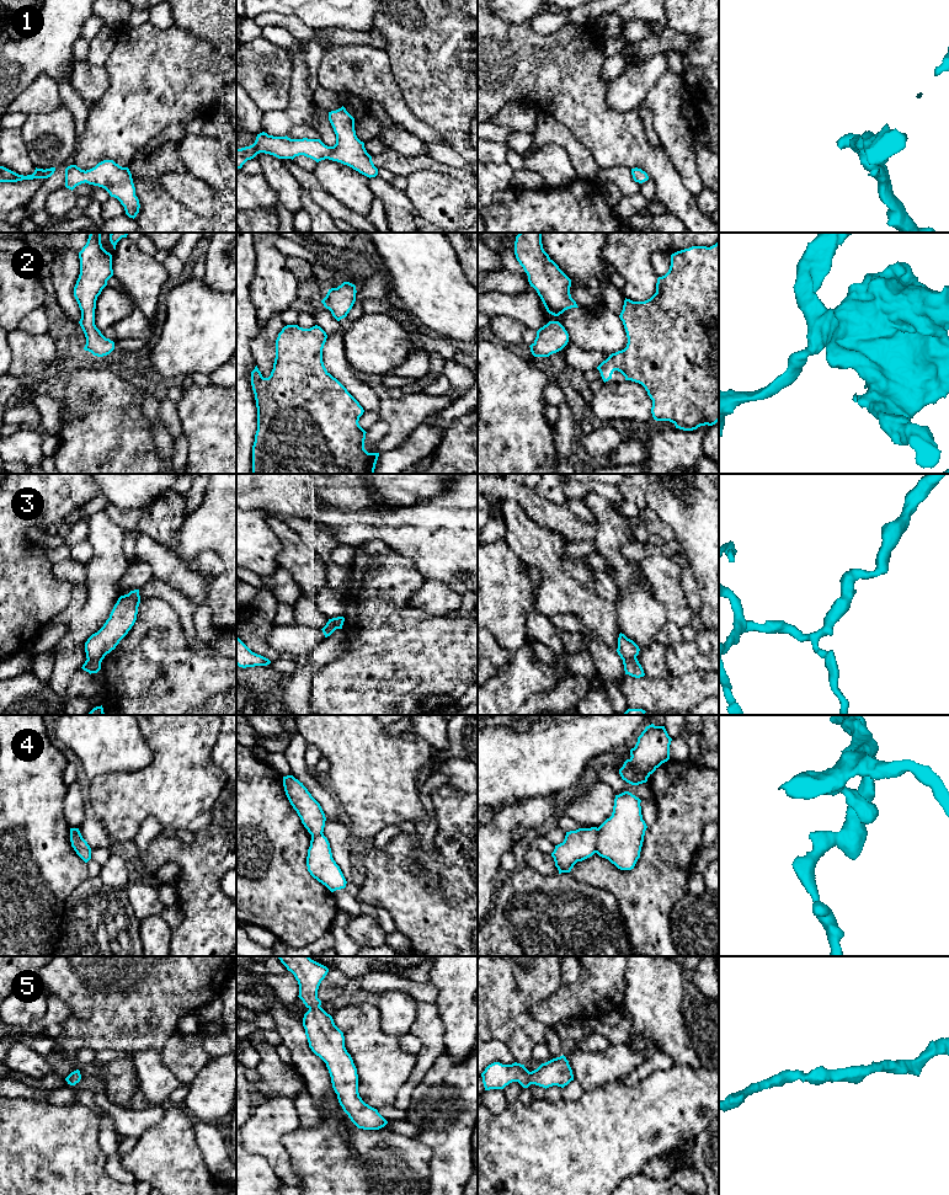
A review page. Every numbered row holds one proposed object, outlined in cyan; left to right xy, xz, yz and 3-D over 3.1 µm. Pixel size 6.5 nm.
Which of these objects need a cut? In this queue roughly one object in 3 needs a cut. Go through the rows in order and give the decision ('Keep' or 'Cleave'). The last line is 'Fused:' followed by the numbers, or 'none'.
1: Keep
2: Keep
3: Cleave
4: Cleave
5: Keep
Fused: 3, 4

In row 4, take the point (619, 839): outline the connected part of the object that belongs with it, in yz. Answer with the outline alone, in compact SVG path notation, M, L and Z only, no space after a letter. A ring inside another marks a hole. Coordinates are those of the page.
M629 791L615 795L613 812L599 827L596 853L620 870L634 869L647 828L641 800Z

